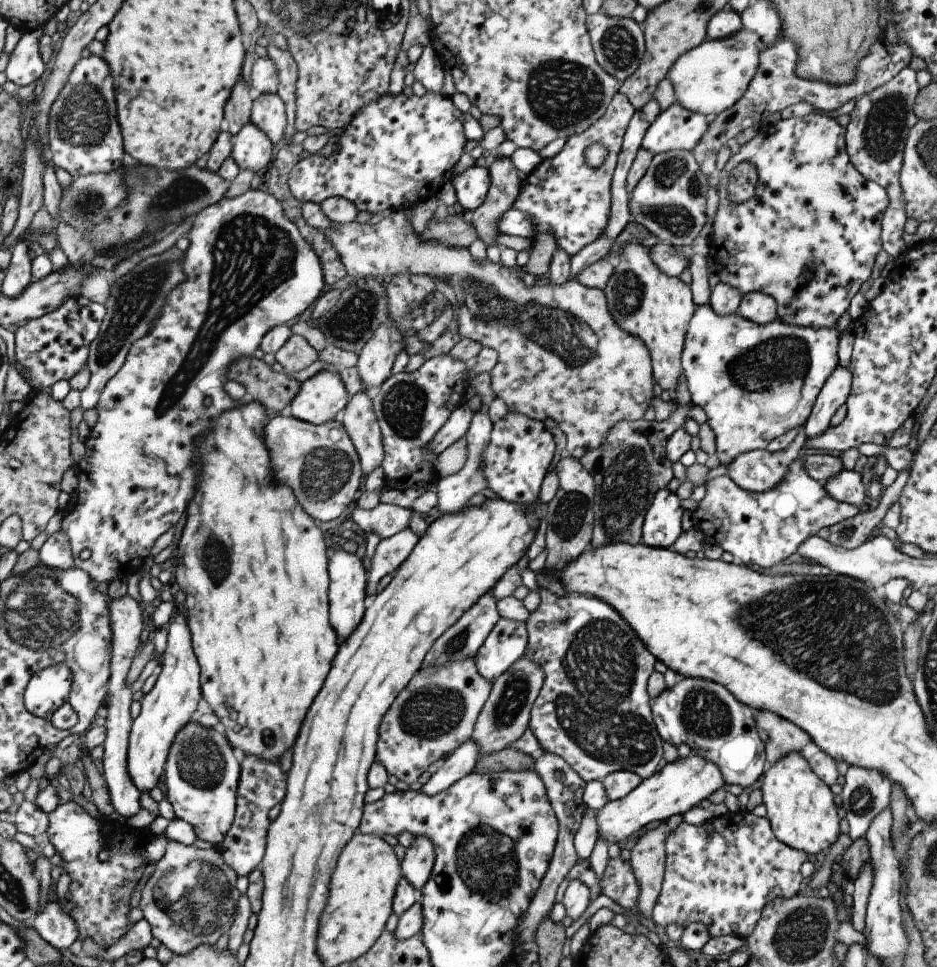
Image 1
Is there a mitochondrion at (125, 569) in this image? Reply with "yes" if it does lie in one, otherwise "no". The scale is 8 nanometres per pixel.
no

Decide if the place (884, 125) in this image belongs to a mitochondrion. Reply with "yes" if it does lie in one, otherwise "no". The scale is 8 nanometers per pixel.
yes

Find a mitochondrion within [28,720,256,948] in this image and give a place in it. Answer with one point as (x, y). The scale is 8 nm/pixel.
(196, 896)

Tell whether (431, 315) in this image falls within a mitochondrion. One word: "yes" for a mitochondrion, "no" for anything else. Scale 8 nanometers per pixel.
yes

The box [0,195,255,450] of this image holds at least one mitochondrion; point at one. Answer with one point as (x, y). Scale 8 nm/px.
(136, 297)

